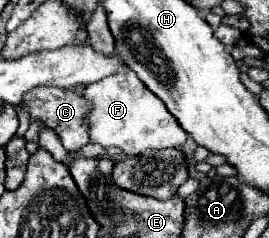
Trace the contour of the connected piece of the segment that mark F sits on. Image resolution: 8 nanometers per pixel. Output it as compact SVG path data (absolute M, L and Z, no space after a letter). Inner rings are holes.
M116 73L104 77L98 83L92 83L84 91L86 99L92 103L90 113L90 143L100 143L104 149L118 147L128 157L140 155L146 149L168 149L168 147L182 147L188 139L186 131L172 119L170 111L162 107L162 101L156 95L146 91L146 85L132 73Z

